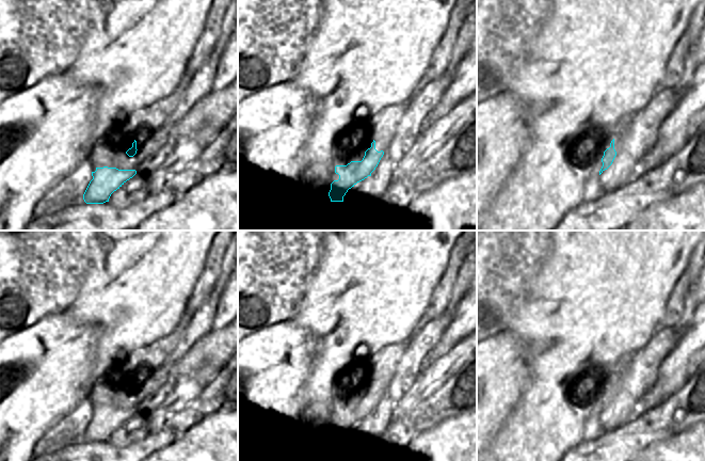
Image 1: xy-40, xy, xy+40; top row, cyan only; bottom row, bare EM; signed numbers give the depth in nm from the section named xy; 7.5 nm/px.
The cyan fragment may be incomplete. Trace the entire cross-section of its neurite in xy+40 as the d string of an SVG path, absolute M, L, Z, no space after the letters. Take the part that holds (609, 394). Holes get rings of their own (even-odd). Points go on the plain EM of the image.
M628 355L616 365L616 371L614 373L613 379L610 382L610 386L604 391L604 395L602 397L603 406L599 410L599 414L612 403L616 395L616 392L621 388L625 371L631 359L632 355Z

